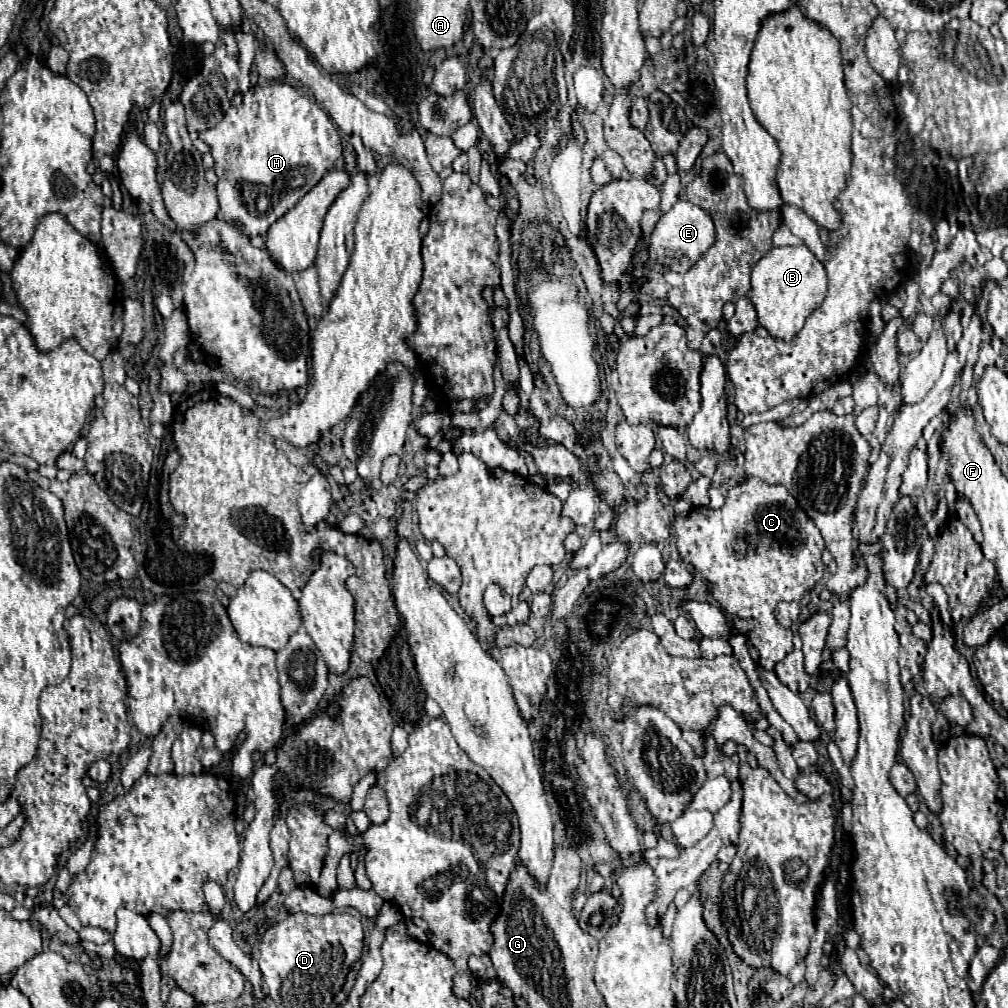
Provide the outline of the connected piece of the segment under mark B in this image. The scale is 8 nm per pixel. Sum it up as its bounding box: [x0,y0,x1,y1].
[750,245,826,339]

